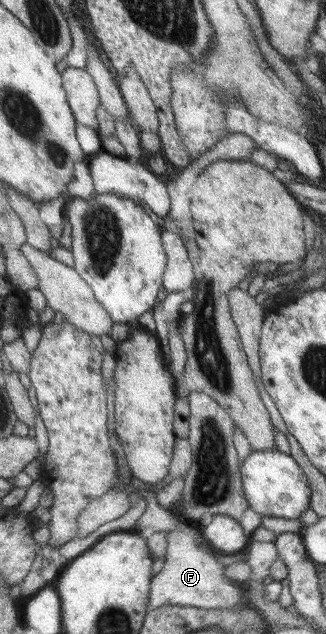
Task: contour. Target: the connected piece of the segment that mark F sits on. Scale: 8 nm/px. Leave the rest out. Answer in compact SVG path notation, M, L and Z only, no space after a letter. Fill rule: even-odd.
M177 514L177 524L173 530L165 533L167 554L163 568L152 578L152 586L148 590L148 608L153 610L163 605L181 605L202 609L219 609L220 611L234 611L241 605L241 592L235 586L235 581L223 576L225 564L211 558L203 552L197 544L199 532L191 528L185 519Z

